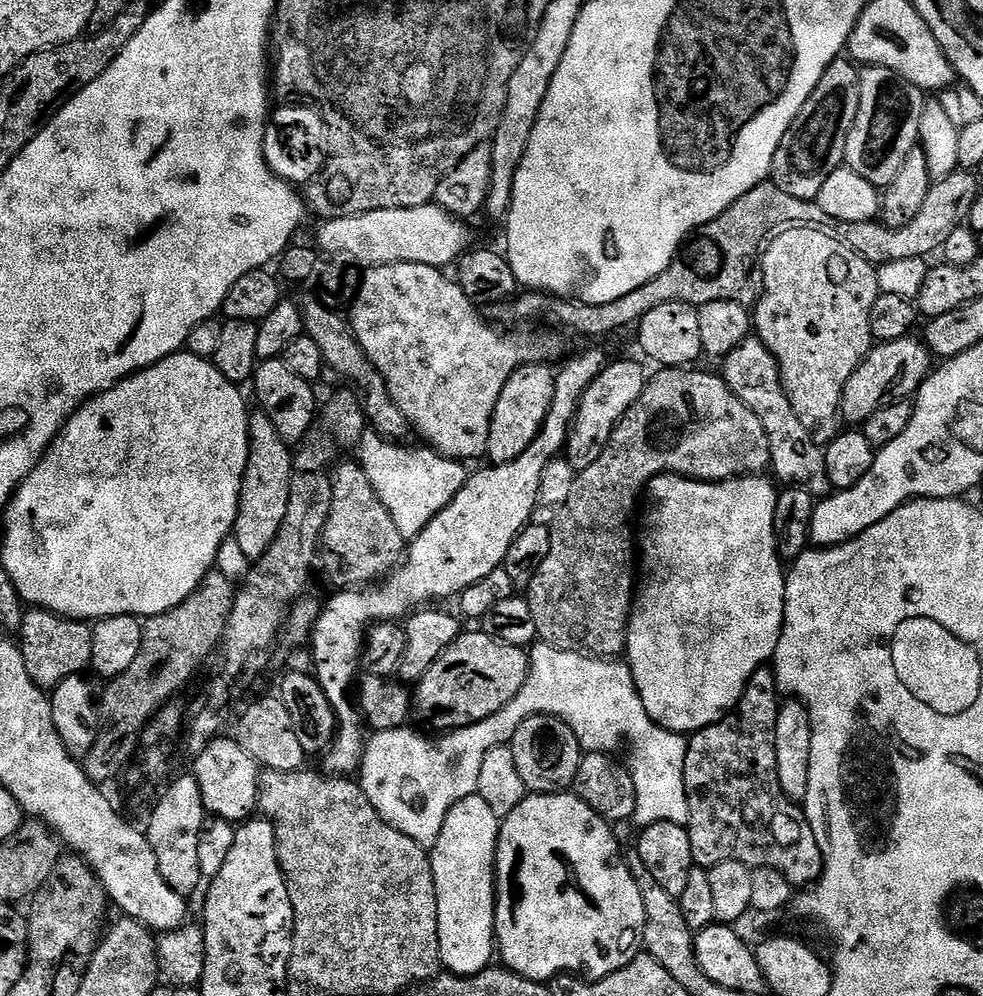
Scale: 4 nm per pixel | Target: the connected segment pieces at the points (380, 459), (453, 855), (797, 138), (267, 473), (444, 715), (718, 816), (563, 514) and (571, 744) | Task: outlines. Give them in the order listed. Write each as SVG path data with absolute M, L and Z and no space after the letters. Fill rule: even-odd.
M371 430L365 431L358 445L359 463L364 465L366 478L374 486L374 494L386 506L398 534L410 542L433 518L462 490L470 475L469 469L461 461L441 456L431 447L403 448L400 442L393 442Z
M479 794L462 798L446 814L436 843L431 845L432 873L438 898L438 946L441 965L454 976L476 976L486 971L498 952L496 943L496 847L501 817Z
M837 58L822 74L818 86L806 98L802 110L794 118L790 130L782 138L774 154L770 173L771 183L777 184L794 198L815 201L826 178L844 164L846 138L854 126L854 118L860 105L861 69L851 59Z
M256 410L248 418L248 465L240 491L240 509L236 515L234 539L249 562L255 562L270 550L278 530L290 506L290 486L292 485L293 449L288 449L286 441L276 429L277 421L262 410Z
M483 630L461 631L457 640L444 651L442 658L438 658L438 662L434 662L430 670L426 670L421 680L415 681L412 697L415 715L420 715L422 719L429 720L434 727L440 728L436 730L455 730L482 722L490 718L490 714L498 714L498 710L505 708L516 697L518 690L522 690L529 667L530 656L525 649L510 646L498 638L489 636Z
M765 666L756 671L750 678L742 698L731 712L725 714L716 724L711 724L701 728L698 732L691 733L688 740L688 753L686 754L686 766L684 767L684 781L688 791L688 822L687 830L690 834L690 846L692 847L693 865L702 866L701 869L713 868L718 862L730 862L737 860L742 862L747 868L753 870L757 868L773 868L778 870L778 874L786 874L786 878L797 889L804 890L815 885L820 877L824 875L824 855L818 846L818 838L814 838L814 830L810 822L804 817L803 807L797 801L792 800L782 790L782 782L778 778L778 754L776 753L776 723L782 703L782 693L776 685L776 673L771 667Z
M661 367L659 369L660 372L656 377L649 379L647 383L644 385L644 389L642 390L642 394L640 397L634 402L634 406L630 406L626 410L626 414L622 416L618 423L616 423L616 428L610 434L610 442L604 447L602 450L602 454L598 458L598 462L594 462L593 464L585 464L583 467L577 471L576 481L574 482L574 490L570 490L570 498L566 498L566 502L563 506L560 507L559 512L556 513L555 520L551 521L550 527L552 530L552 537L550 538L550 554L546 554L546 562L542 562L542 566L538 566L538 574L534 574L534 578L532 579L532 585L529 586L526 590L526 599L528 605L530 606L530 611L534 614L534 626L536 627L537 637L543 643L553 644L556 648L561 648L562 650L566 650L567 652L582 652L589 656L595 656L597 658L620 658L625 655L626 649L628 647L628 619L632 617L632 601L634 599L634 593L638 587L638 544L634 539L634 528L632 532L632 515L636 512L636 503L640 500L640 495L643 497L645 495L648 483L654 479L656 476L663 476L665 474L671 474L674 476L687 476L690 480L706 480L709 482L715 482L718 480L734 480L738 476L754 476L757 474L764 474L769 471L772 455L770 454L770 442L768 441L768 435L766 434L766 430L762 430L762 422L758 422L758 414L754 414L754 410L750 410L746 405L744 405L737 396L731 392L728 388L728 383L723 378L723 375L716 374L716 376L711 376L708 372L692 372L696 370L689 370L687 367L682 368L665 368Z
M531 716L518 726L510 741L518 774L522 774L525 789L532 794L547 794L571 789L576 783L582 749L574 730L556 716Z

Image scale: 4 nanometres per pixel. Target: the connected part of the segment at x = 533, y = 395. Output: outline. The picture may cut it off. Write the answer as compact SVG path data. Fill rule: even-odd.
M525 364L502 386L502 394L498 394L498 406L494 406L494 414L490 422L490 438L488 439L487 459L492 464L514 462L527 448L536 441L536 435L544 424L546 414L550 410L550 402L554 402L554 382L556 372L547 364Z

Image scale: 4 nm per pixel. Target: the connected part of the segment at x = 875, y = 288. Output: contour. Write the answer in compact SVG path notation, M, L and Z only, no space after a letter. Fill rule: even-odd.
M789 226L777 231L769 239L766 247L763 249L762 263L759 265L758 272L762 277L762 291L759 293L754 305L755 333L774 354L774 358L780 366L780 377L784 383L786 394L790 398L790 406L794 406L794 414L798 414L802 426L806 426L808 435L817 444L821 446L827 445L828 441L833 440L842 428L841 421L838 417L840 416L842 394L846 390L846 382L850 382L850 374L854 374L854 370L858 370L858 366L874 347L872 331L870 330L870 310L874 310L874 302L879 298L881 293L877 269L869 260L859 256L853 248L849 248L843 240L837 240L831 232L819 226Z

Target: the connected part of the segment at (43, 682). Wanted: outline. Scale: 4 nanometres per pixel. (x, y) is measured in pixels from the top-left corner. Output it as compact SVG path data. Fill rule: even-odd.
M29 607L18 629L18 643L24 654L26 670L39 688L51 690L66 678L79 676L92 662L92 628L83 620L59 616L47 608Z

